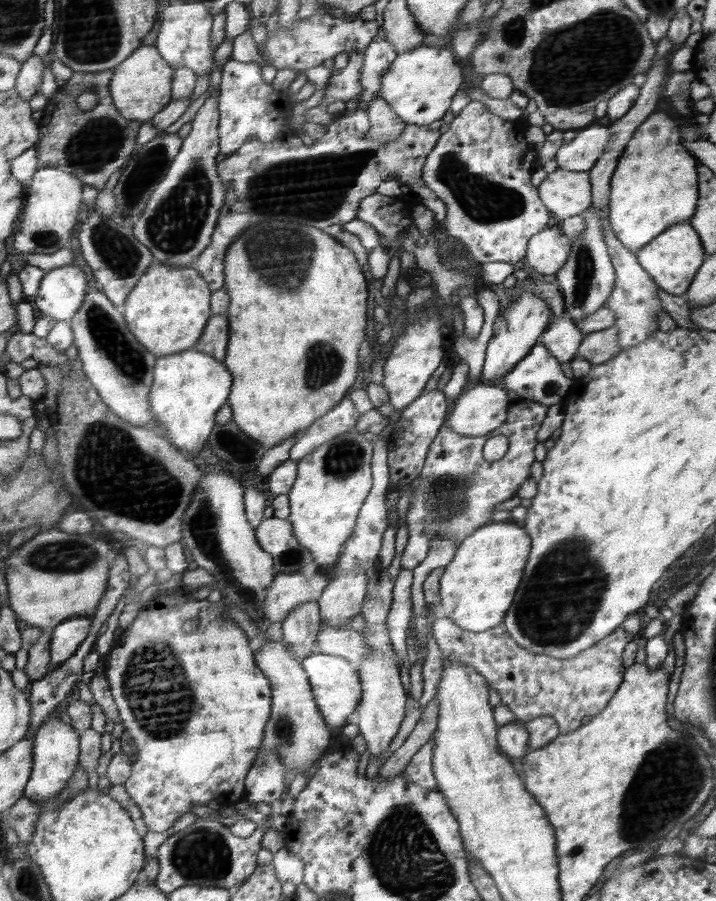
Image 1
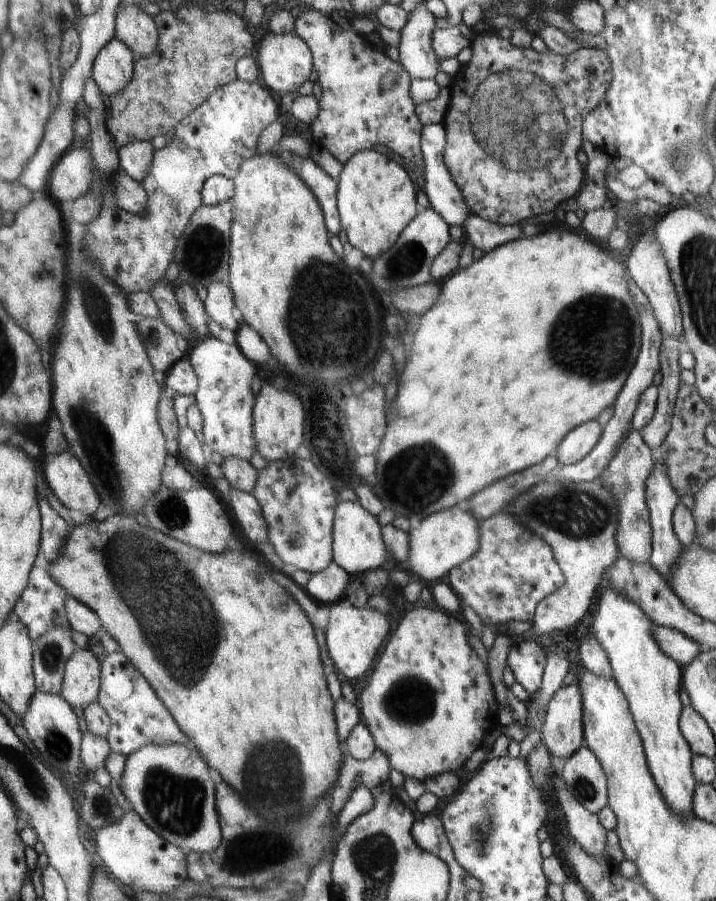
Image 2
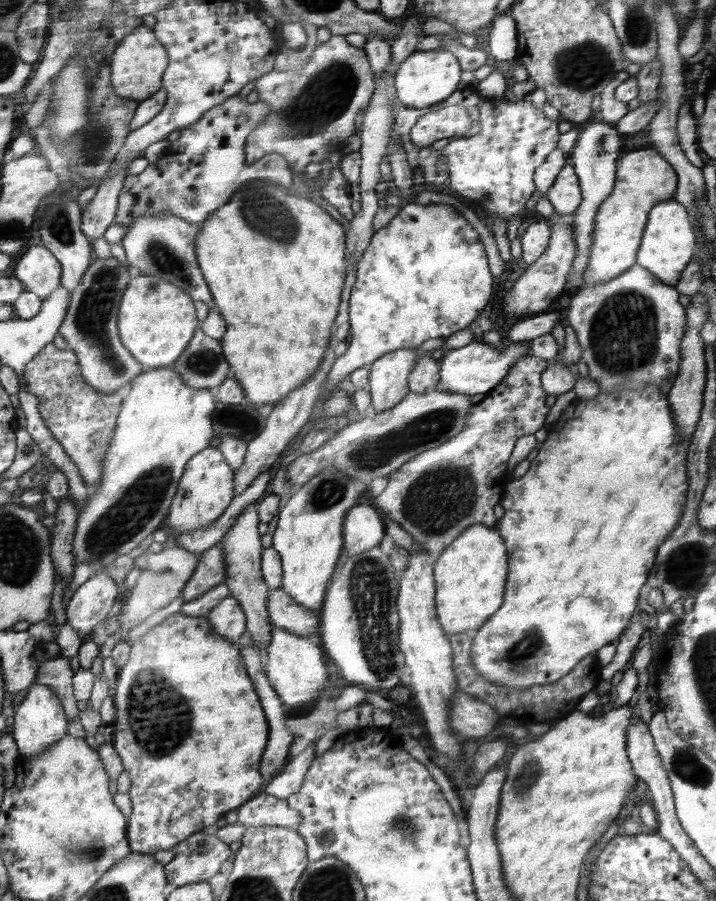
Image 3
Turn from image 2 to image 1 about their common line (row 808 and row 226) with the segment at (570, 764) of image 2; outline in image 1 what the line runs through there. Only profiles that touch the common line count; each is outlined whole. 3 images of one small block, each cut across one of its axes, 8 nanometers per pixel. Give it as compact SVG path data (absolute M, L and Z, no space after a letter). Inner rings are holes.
M593 206L582 213L585 229L572 240L572 252L565 265L553 276L565 304L565 314L572 320L582 320L605 306L616 279L615 270L602 236L601 210Z

